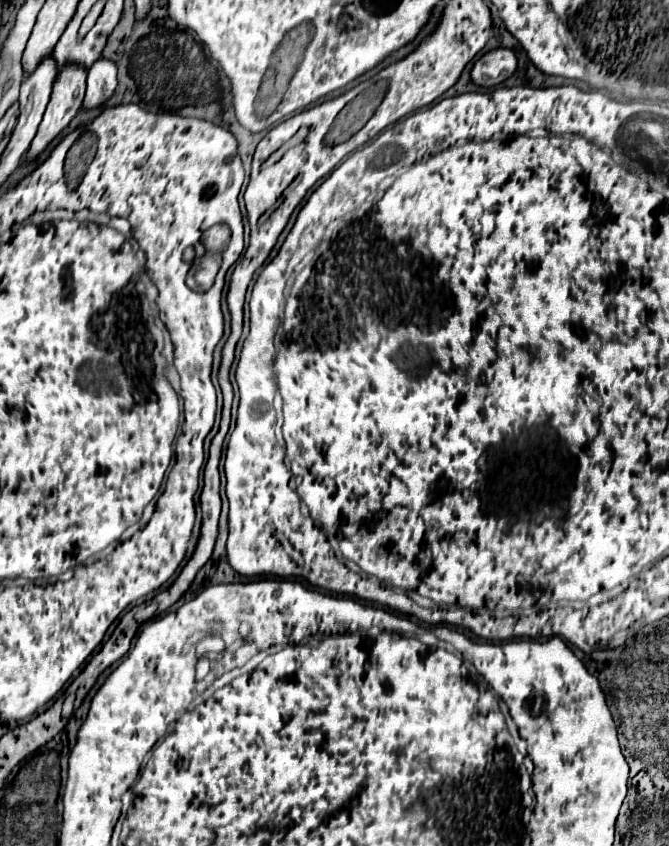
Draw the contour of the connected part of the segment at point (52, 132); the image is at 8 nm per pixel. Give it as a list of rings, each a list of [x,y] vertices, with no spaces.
[[[74,63],[60,69],[52,87],[44,119],[30,145],[28,159],[34,159],[38,153],[42,153],[46,145],[70,123],[70,119],[82,105],[84,89],[86,89],[86,67],[76,67]]]

